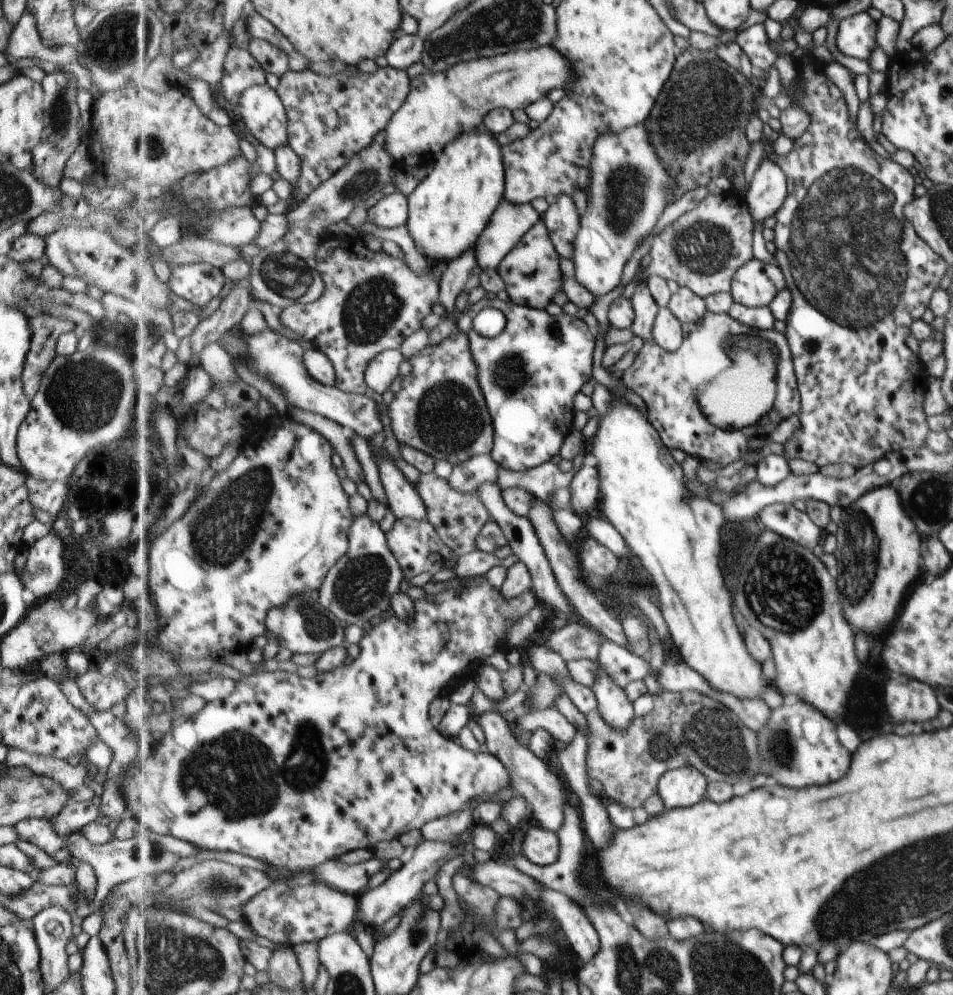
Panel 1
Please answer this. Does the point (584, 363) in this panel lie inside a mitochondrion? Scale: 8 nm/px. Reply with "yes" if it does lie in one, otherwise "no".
no

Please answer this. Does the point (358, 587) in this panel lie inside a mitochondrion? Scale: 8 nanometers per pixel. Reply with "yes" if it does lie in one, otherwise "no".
yes

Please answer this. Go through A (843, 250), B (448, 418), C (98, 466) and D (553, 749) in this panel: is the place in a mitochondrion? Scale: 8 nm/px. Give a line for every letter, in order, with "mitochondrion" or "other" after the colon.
A: mitochondrion
B: mitochondrion
C: other
D: other

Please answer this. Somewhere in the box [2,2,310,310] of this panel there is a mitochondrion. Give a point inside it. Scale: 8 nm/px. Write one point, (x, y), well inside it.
(113, 45)

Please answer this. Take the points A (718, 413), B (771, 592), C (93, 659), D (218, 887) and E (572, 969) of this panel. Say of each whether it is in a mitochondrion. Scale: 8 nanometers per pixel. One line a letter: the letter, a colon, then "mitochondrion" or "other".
A: other
B: mitochondrion
C: other
D: mitochondrion
E: other

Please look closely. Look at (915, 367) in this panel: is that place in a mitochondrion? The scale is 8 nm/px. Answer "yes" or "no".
no

